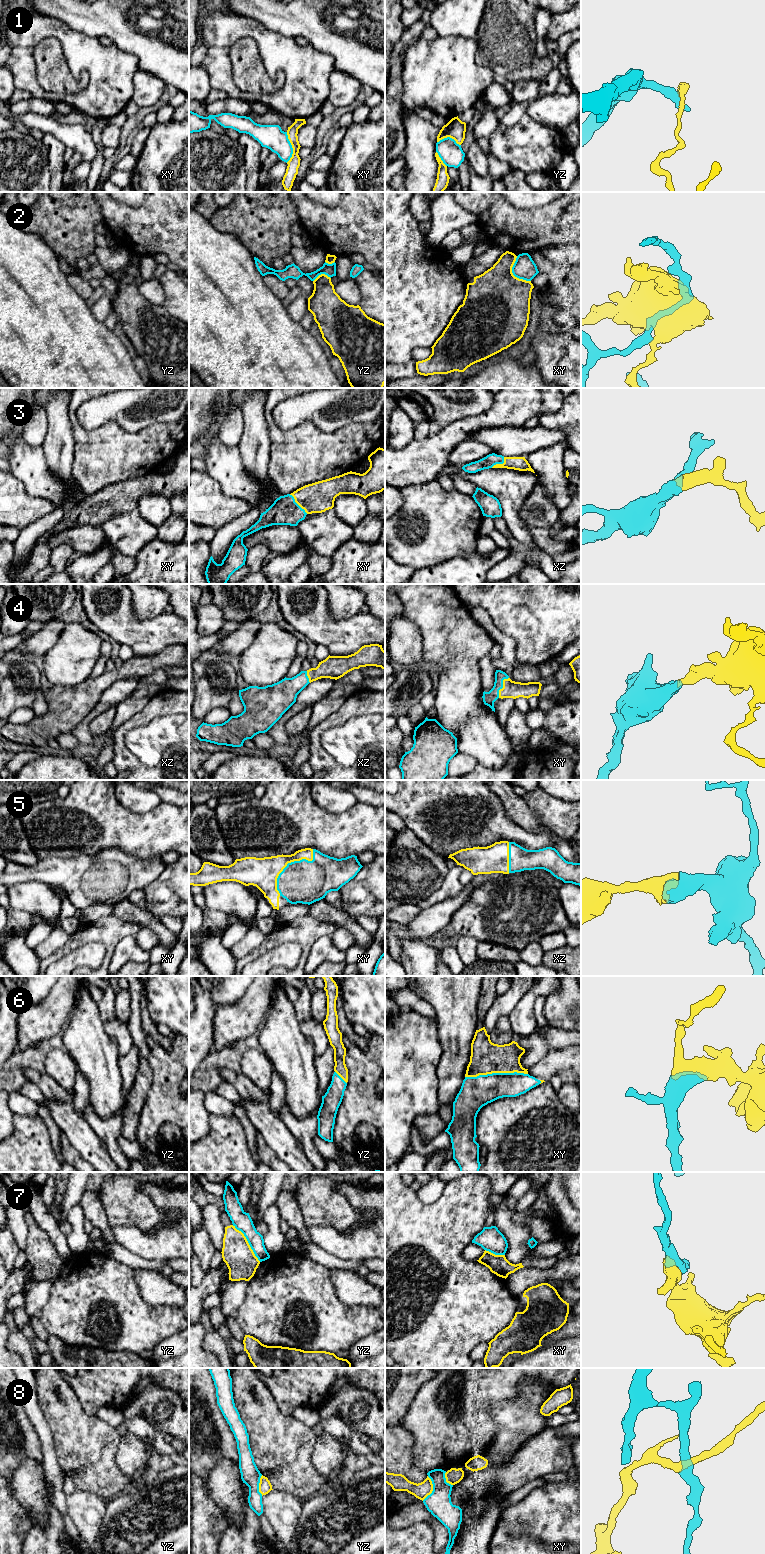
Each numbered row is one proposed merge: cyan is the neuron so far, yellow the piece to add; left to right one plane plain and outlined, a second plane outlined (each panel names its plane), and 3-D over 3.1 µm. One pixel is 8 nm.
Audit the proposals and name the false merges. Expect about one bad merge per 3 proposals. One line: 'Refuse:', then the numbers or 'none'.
Refuse: 1, 2, 7, 8

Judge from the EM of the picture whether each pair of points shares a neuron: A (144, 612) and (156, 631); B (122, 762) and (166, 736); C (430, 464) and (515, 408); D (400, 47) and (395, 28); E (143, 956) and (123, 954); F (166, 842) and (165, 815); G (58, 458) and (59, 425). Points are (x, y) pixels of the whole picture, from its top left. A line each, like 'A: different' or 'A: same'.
A: different
B: different
C: same
D: different
E: same
F: same
G: same

